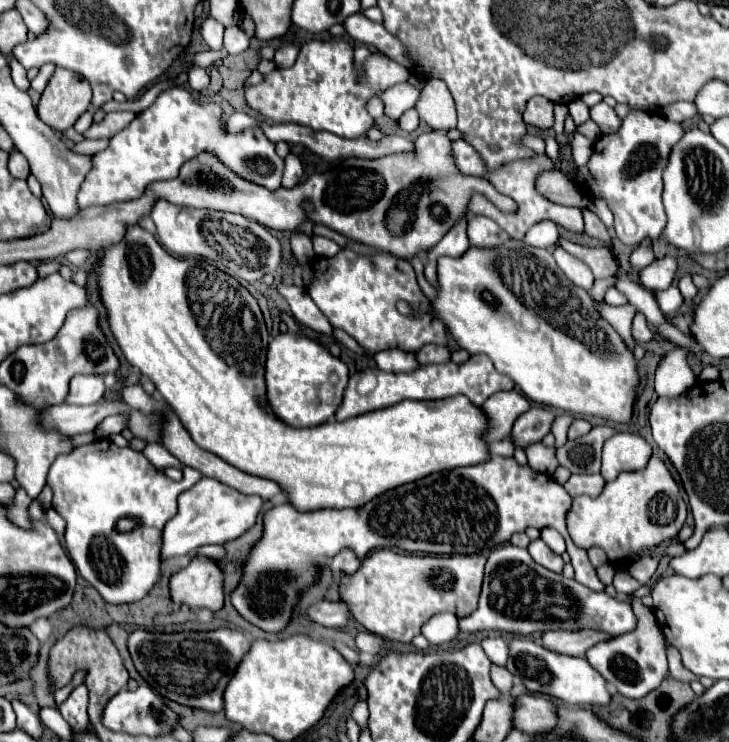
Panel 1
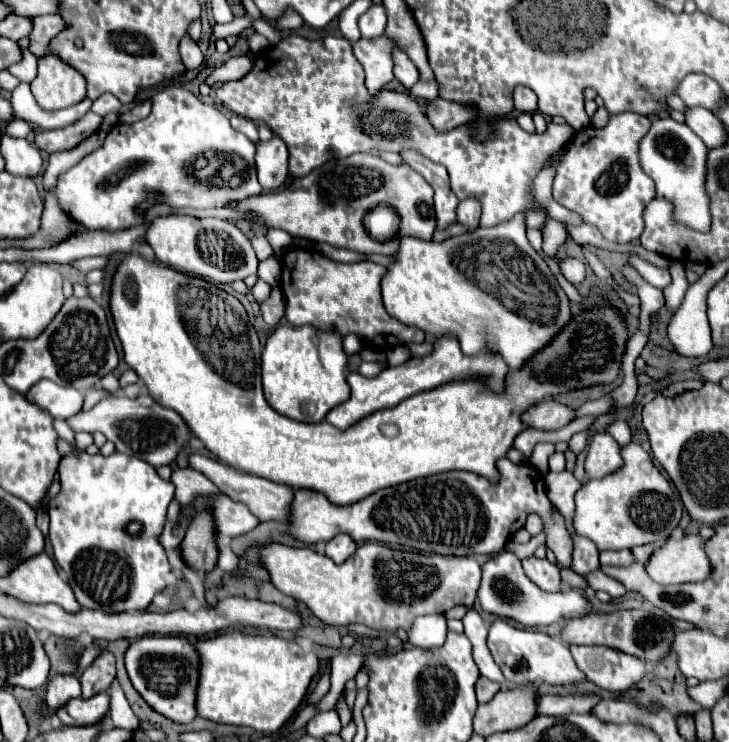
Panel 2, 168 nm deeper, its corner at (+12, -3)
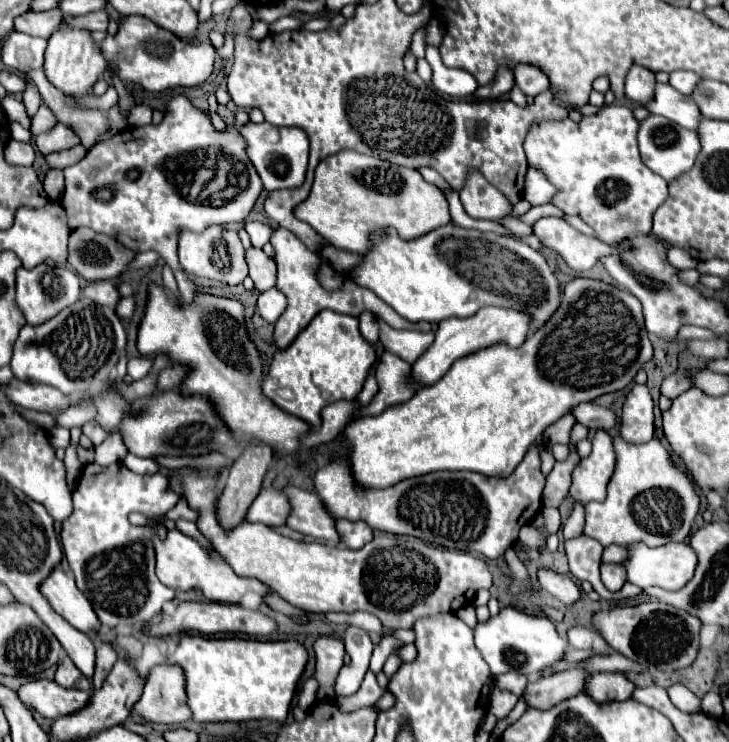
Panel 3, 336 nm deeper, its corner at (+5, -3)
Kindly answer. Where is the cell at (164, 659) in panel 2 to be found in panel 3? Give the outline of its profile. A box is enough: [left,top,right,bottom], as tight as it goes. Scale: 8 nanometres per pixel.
[131,664,191,724]

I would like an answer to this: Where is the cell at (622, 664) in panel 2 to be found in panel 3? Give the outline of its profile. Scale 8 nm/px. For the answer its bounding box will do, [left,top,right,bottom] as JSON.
[569,626,611,654]

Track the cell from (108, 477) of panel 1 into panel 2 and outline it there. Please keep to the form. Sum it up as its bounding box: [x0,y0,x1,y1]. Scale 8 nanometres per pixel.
[46,420,174,612]

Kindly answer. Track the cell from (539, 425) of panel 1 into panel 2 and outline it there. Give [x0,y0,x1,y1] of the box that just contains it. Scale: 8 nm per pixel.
[522,400,574,430]

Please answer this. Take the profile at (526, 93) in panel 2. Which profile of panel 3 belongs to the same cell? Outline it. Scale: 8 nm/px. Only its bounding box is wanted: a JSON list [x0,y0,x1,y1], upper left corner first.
[515,64,549,96]

